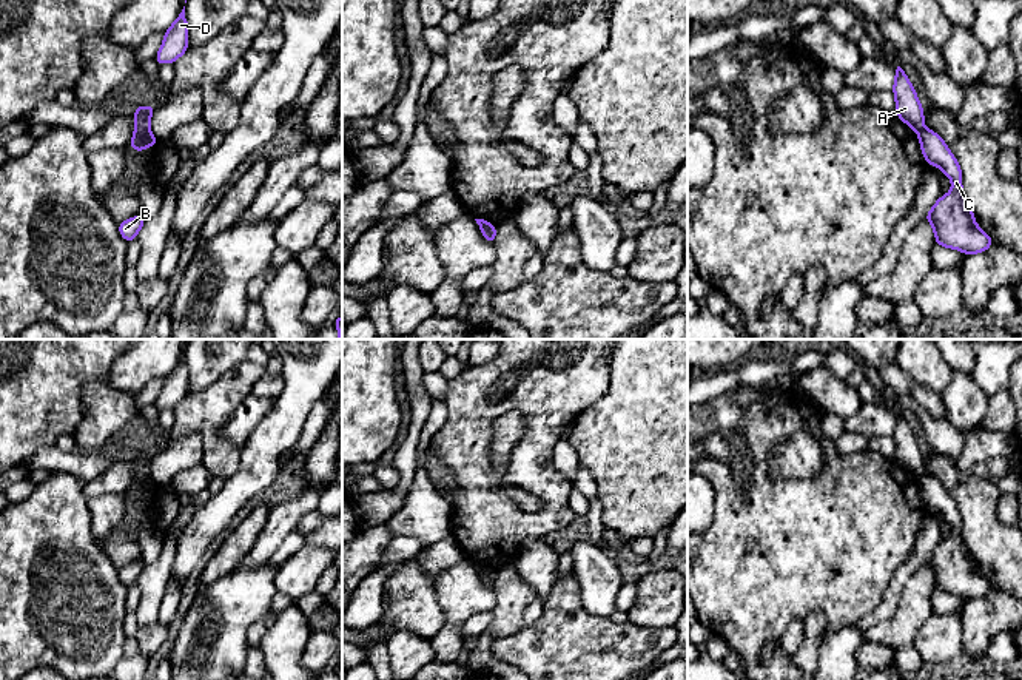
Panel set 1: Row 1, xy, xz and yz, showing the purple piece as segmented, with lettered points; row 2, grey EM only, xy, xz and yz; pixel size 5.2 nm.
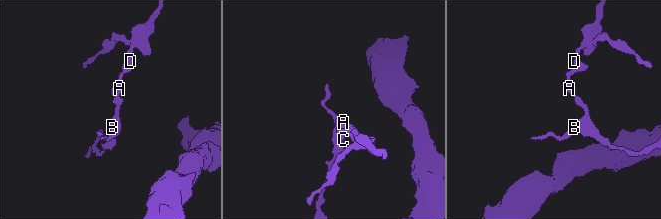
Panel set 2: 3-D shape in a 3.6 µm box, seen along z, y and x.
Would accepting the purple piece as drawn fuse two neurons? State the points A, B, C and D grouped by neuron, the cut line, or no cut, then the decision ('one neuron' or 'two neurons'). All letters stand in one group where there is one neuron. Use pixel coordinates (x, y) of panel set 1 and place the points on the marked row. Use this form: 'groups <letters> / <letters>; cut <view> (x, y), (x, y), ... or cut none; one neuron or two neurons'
groups A D / B C; cut xy (148, 130), (134, 134); two neurons

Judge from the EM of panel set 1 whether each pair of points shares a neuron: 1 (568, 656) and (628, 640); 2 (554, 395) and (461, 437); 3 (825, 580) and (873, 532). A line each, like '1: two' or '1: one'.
1: one
2: one
3: one

